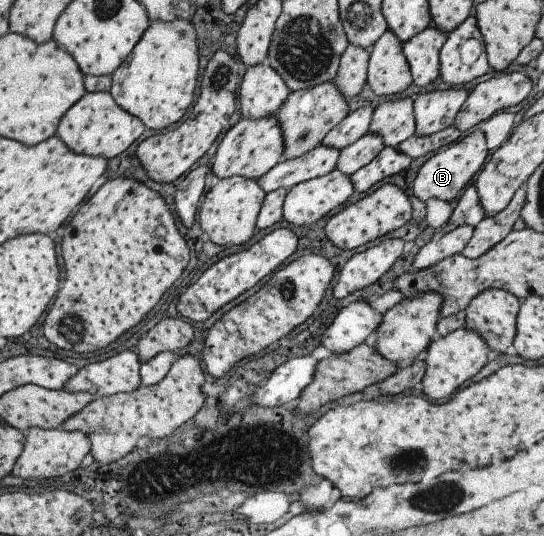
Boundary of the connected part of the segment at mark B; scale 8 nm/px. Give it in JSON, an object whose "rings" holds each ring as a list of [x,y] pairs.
{"rings":[[[481,130],[473,131],[467,137],[461,137],[447,149],[443,149],[441,153],[435,153],[423,163],[414,180],[414,195],[422,202],[431,198],[446,202],[453,201],[459,195],[459,191],[473,179],[473,175],[481,171],[483,163],[487,161],[487,155],[489,155],[489,148]]]}

